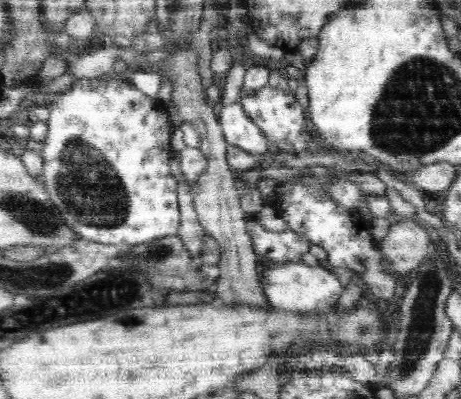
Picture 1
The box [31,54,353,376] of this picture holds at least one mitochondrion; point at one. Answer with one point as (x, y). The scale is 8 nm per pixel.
(90, 193)

